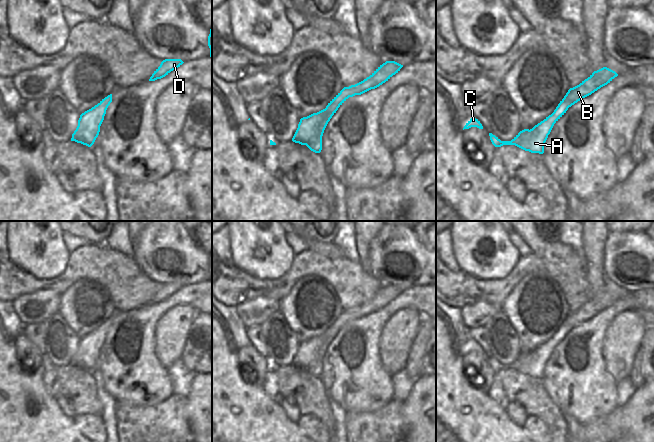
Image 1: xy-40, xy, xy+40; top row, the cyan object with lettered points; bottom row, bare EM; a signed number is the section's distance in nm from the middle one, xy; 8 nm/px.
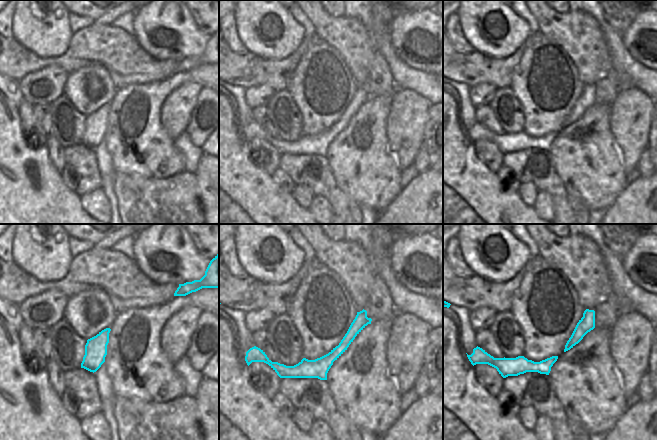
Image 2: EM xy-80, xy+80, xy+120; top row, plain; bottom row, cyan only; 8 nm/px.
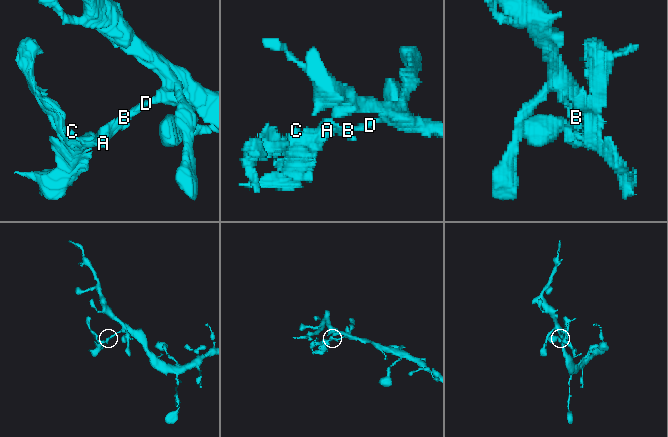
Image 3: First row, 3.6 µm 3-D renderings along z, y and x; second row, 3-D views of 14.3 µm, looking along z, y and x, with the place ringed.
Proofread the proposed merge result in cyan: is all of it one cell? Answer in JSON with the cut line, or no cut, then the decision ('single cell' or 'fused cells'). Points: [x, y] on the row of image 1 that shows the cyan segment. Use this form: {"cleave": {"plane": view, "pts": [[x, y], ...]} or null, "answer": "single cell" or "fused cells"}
{"cleave": {"plane": "xy", "pts": [[322, 132], [319, 132], [306, 145]]}, "answer": "fused cells"}

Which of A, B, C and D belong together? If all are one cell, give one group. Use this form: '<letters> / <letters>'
A C / B D

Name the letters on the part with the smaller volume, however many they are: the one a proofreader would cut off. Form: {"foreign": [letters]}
{"foreign": ["A", "C"]}

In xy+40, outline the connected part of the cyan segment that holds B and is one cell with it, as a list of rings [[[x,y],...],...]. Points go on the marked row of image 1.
[[[603,67],[594,71],[587,79],[579,85],[570,88],[564,98],[560,101],[554,112],[546,117],[543,121],[535,125],[531,130],[533,133],[550,134],[554,124],[566,113],[569,107],[580,101],[581,99],[591,95],[601,87],[610,83],[618,74]]]

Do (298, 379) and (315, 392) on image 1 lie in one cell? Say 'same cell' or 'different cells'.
same cell

